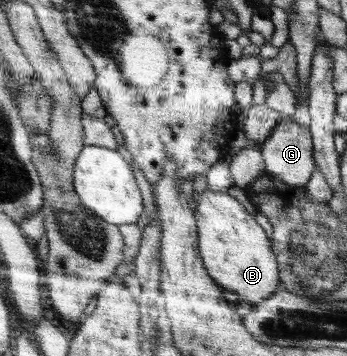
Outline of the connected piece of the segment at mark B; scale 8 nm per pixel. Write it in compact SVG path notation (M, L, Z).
M206 189L201 195L192 193L197 203L194 219L198 232L198 249L203 265L208 275L223 289L235 291L241 301L248 301L257 305L268 299L278 287L279 269L276 257L271 249L271 240L266 231L258 225L254 217L234 197L226 192L212 192Z

